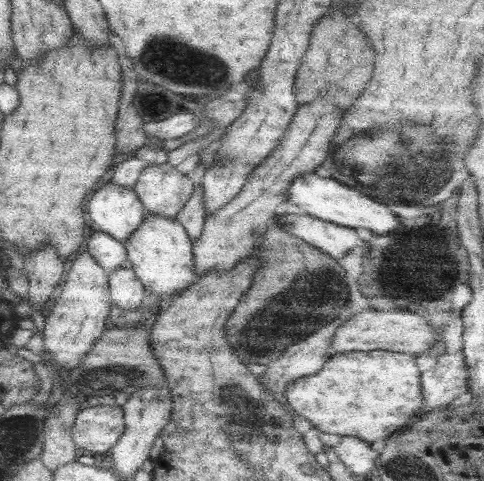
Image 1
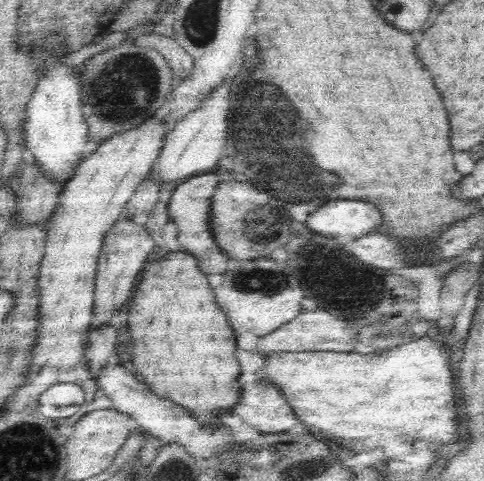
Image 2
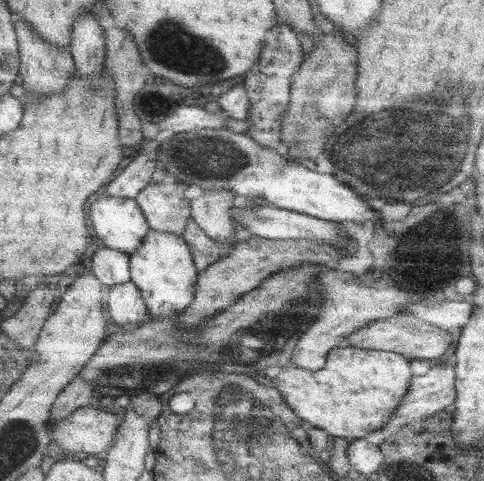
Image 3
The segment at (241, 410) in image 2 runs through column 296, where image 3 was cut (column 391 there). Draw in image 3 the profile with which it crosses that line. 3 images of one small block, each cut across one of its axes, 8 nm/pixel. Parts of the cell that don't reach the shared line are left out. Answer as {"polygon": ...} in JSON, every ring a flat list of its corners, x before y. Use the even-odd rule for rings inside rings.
{"polygon":[[437,364,423,376,413,376,409,390,389,424,397,426,405,420,405,424,421,422,431,414,441,412,445,406,453,404,457,398,455,392,455,370,453,366]]}

